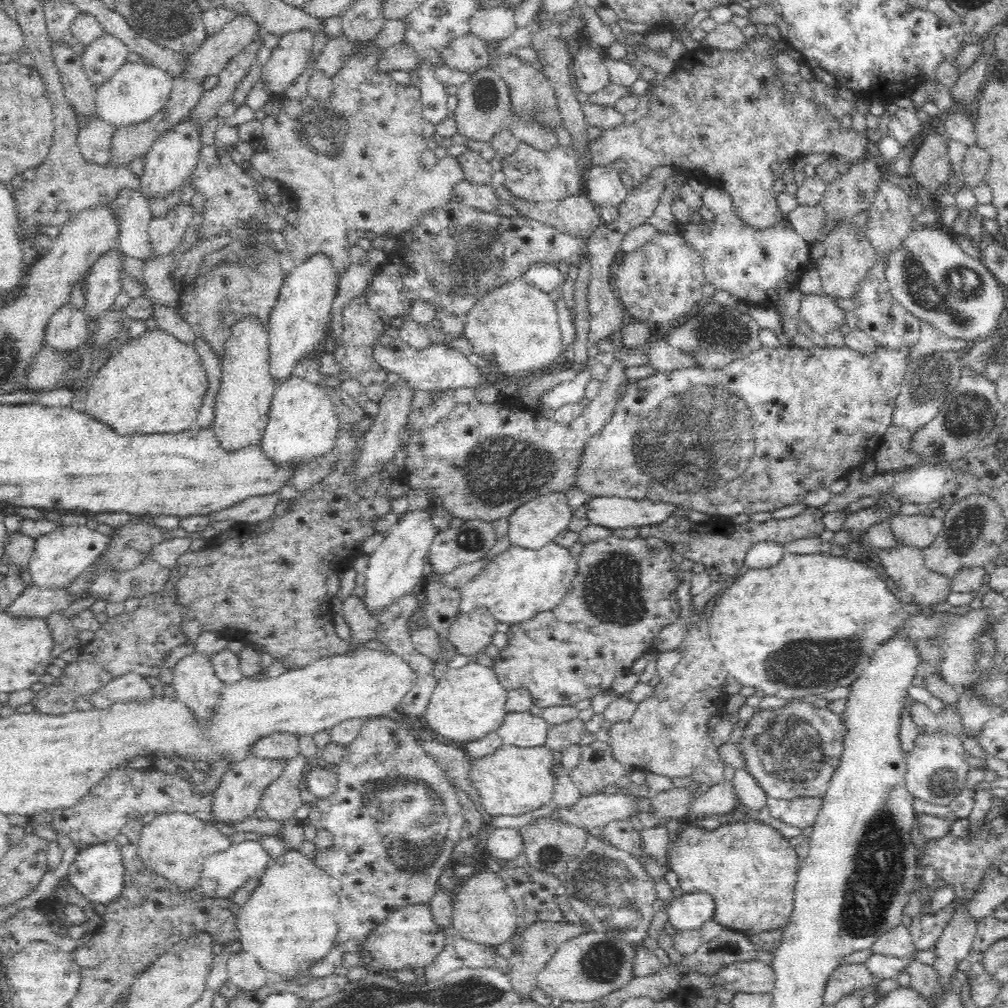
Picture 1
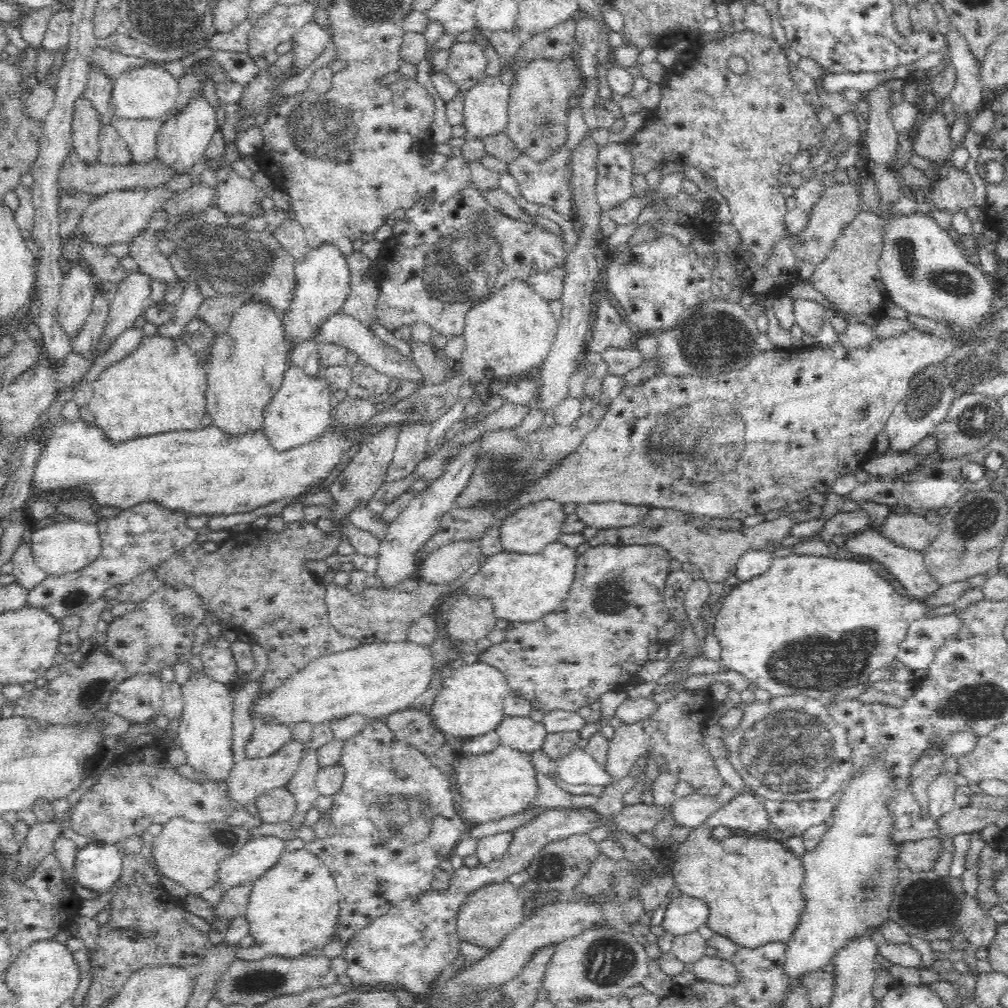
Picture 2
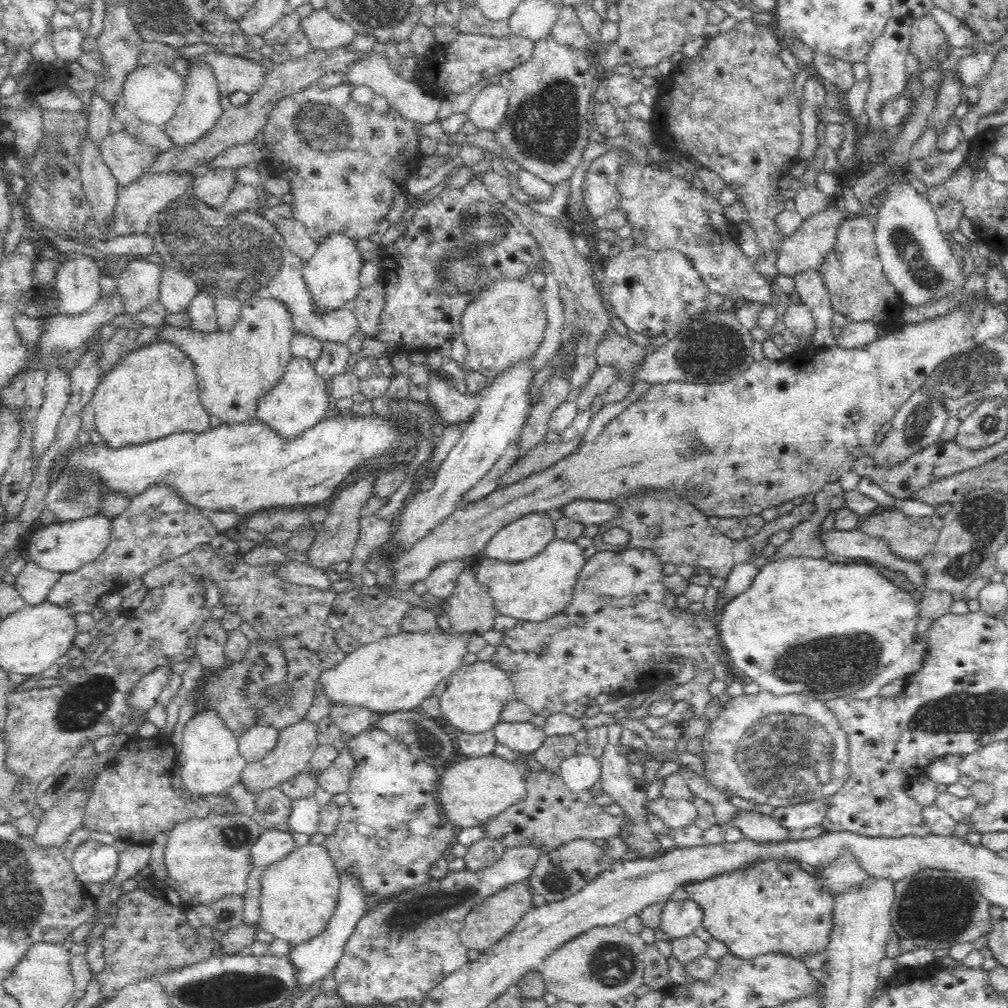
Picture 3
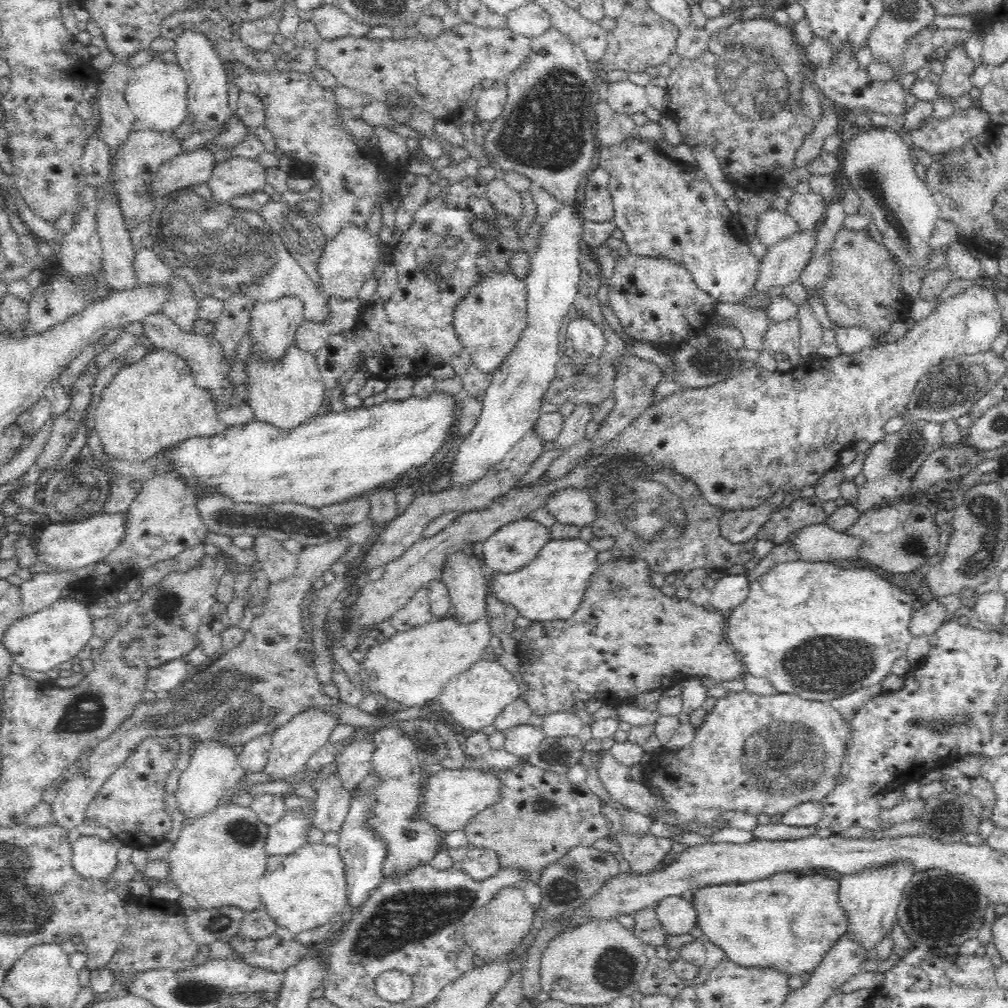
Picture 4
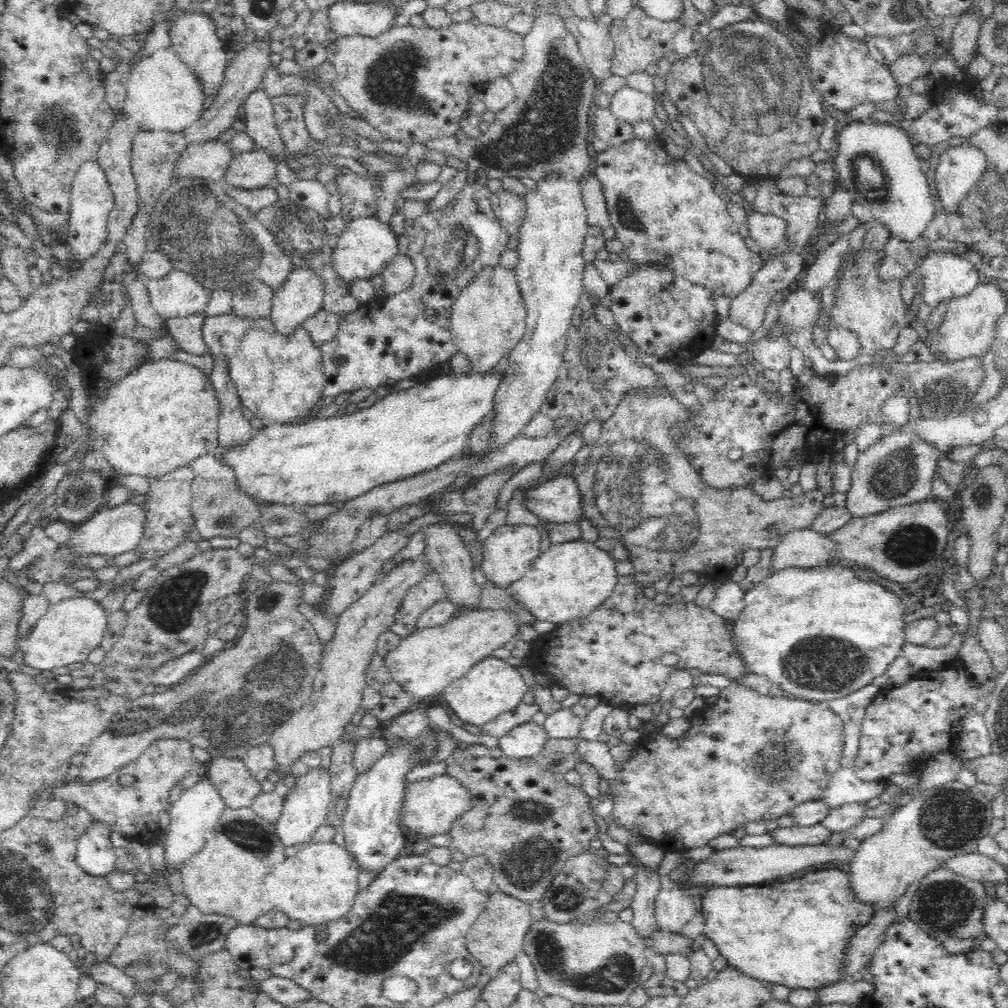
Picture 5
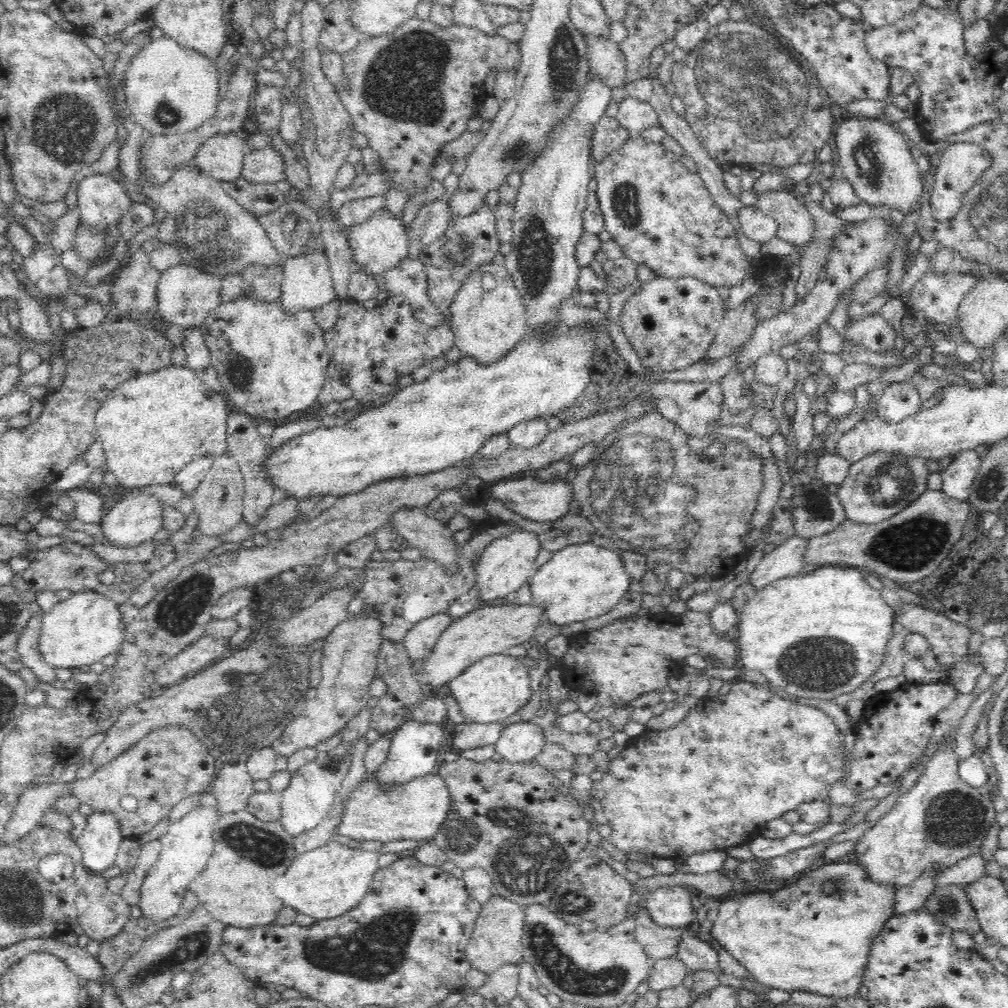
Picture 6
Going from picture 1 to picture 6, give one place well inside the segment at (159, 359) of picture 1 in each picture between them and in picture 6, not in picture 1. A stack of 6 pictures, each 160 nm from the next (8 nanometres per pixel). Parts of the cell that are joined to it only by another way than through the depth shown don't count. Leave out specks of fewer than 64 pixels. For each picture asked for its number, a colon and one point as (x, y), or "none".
2: (162, 386)
3: (154, 391)
4: (153, 403)
5: (164, 412)
6: (150, 425)

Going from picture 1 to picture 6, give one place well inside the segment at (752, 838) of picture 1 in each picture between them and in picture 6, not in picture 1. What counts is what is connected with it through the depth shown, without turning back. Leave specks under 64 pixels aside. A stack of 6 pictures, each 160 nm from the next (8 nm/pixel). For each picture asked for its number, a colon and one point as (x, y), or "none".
2: (752, 884)
3: (772, 904)
4: (790, 920)
5: (793, 933)
6: (813, 936)

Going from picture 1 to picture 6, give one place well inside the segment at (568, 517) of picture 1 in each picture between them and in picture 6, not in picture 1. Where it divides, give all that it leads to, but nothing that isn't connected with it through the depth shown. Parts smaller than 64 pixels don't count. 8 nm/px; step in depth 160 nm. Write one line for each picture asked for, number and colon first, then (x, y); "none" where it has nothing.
2: (529, 529)
3: (522, 539)
4: (514, 545)
5: (509, 552)
6: (506, 563)

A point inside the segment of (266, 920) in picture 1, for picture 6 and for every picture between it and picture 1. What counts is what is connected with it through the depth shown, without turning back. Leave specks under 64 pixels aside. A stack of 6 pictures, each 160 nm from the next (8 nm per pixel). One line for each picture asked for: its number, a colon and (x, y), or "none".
2: (292, 910)
3: (299, 894)
4: (307, 890)
5: (318, 885)
6: (332, 879)

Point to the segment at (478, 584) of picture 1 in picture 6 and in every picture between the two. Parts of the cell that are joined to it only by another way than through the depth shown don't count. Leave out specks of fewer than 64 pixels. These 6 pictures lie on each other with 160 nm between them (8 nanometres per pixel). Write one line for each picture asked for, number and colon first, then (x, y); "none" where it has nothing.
2: (522, 587)
3: (534, 590)
4: (550, 587)
5: (569, 580)
6: (581, 581)

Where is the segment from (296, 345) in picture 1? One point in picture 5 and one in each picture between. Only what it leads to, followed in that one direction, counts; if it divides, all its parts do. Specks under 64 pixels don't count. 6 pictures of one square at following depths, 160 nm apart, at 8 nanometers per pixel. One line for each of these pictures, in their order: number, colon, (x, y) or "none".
2: (322, 279)
3: (331, 275)
4: (348, 258)
5: (365, 247)

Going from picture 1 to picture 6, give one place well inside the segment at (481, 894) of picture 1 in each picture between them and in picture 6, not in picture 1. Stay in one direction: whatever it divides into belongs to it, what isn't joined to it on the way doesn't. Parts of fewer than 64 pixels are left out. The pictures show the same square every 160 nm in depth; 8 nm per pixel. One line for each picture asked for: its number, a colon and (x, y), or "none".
2: (489, 913)
3: (492, 918)
4: (501, 925)
5: (495, 939)
6: (496, 940)

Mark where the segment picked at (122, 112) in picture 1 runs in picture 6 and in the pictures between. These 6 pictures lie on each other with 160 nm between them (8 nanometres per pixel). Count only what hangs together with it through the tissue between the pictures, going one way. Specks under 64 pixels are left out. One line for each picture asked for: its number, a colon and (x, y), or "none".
2: (148, 92)
3: (152, 93)
4: (155, 93)
5: (162, 94)
6: (172, 90)

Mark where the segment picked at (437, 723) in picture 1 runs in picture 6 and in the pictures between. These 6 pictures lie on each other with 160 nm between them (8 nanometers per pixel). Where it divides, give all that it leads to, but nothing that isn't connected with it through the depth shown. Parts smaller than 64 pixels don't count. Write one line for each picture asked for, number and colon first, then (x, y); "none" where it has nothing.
2: (470, 703)
3: (476, 693)
4: (474, 699)
5: (492, 686)
6: (496, 686)

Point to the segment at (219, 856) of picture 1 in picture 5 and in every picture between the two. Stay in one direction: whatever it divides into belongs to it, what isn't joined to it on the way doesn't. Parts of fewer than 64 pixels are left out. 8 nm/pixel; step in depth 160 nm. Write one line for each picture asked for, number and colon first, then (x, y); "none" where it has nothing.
2: (258, 854)
3: (272, 845)
4: (290, 835)
5: (306, 808)

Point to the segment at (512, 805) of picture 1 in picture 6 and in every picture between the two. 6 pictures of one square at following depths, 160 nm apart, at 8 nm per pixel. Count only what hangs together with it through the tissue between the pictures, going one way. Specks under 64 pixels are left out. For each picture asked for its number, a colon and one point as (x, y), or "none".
2: (494, 785)
3: (473, 791)
4: (454, 797)
5: (433, 805)
6: (416, 810)

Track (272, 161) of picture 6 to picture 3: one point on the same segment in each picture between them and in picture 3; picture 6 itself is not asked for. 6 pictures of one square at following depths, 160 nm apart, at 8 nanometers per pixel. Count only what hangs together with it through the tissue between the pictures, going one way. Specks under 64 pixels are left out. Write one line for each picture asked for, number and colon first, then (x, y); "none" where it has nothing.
3: (212, 189)
4: (237, 176)
5: (252, 170)

